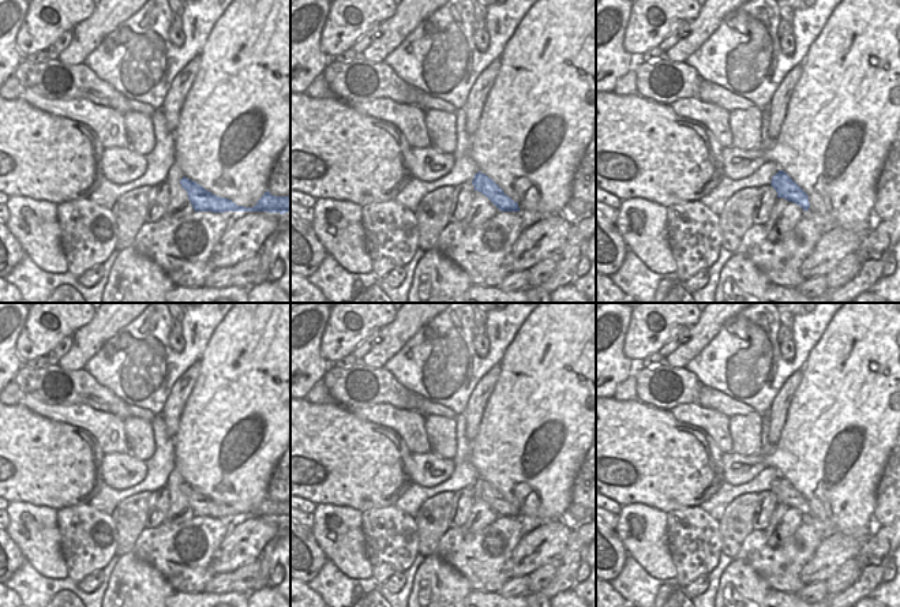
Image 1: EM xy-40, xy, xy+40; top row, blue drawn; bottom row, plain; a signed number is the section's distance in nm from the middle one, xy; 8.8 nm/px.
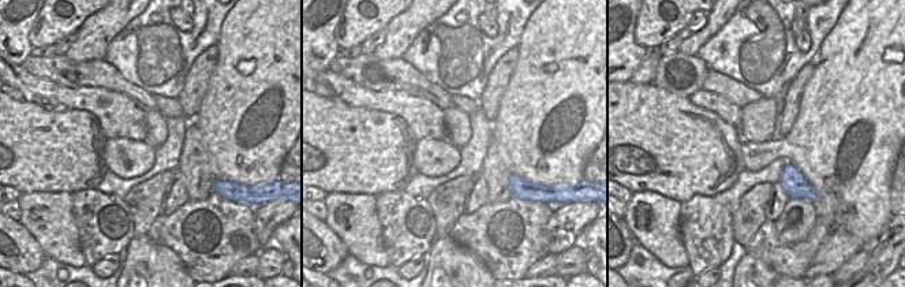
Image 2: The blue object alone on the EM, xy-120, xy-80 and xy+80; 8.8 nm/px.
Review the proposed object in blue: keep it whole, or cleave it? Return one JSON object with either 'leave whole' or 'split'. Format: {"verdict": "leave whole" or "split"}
{"verdict": "leave whole"}

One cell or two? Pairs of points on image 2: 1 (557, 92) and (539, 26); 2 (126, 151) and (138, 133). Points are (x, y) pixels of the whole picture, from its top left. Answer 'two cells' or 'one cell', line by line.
1: one cell
2: two cells

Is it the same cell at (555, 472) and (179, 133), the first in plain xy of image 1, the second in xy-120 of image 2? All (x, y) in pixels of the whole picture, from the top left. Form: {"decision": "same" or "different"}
{"decision": "different"}

